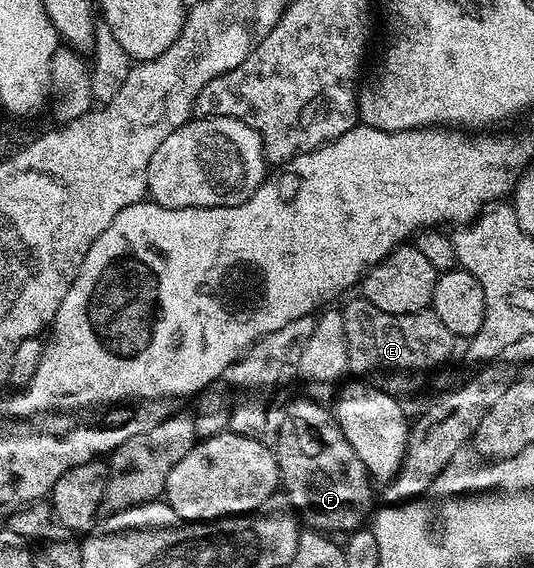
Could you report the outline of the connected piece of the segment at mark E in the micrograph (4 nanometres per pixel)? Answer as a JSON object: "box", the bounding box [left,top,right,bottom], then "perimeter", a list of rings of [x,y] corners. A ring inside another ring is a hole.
{"box":[341,298,457,398],"perimeter":[[[356,298],[342,305],[341,311],[345,318],[350,375],[362,378],[396,398],[403,398],[406,392],[417,391],[426,382],[427,375],[450,358],[457,344],[456,336],[430,310],[413,314],[385,314],[385,310],[377,310],[377,306],[368,300]]]}

